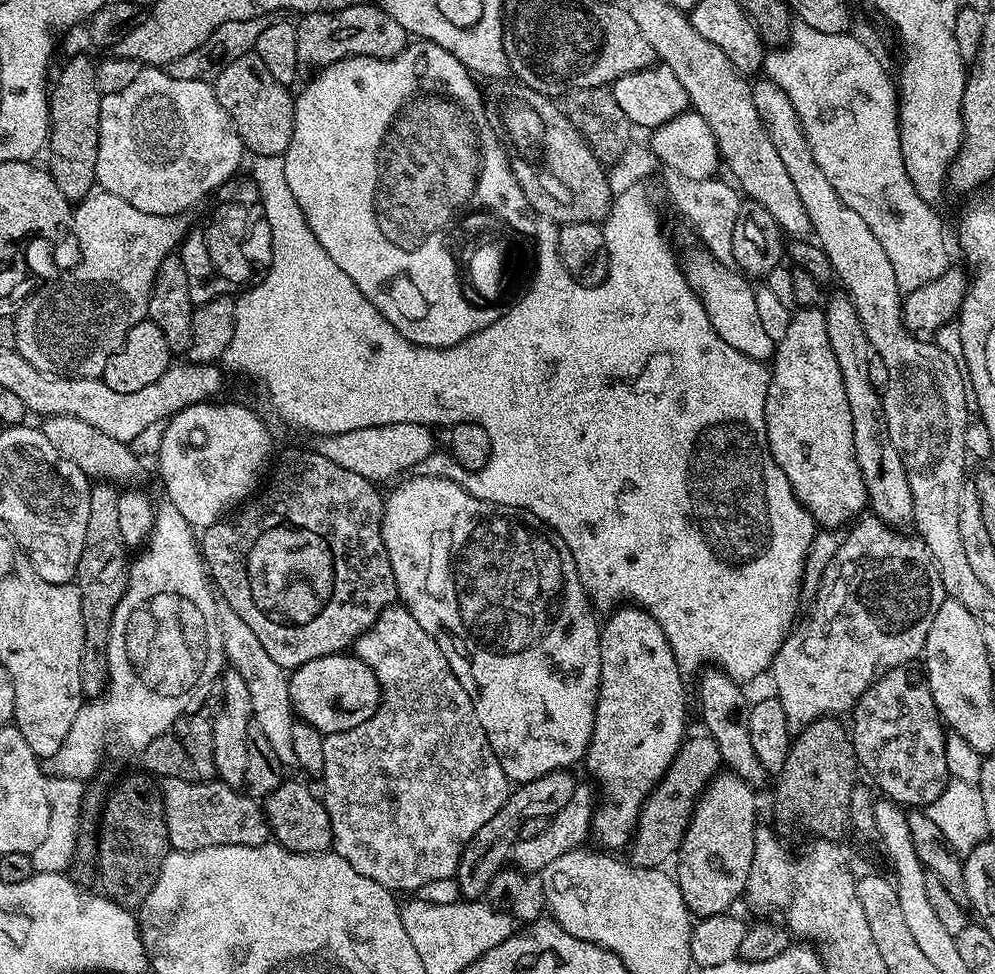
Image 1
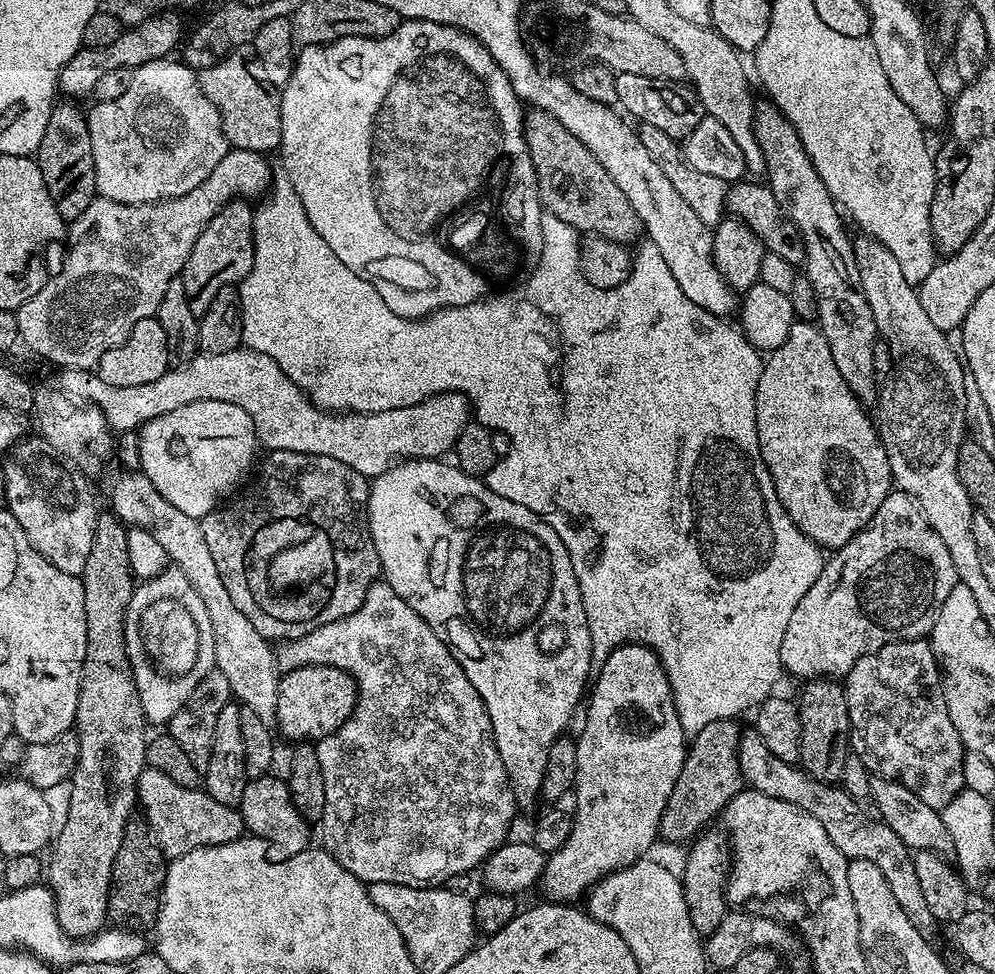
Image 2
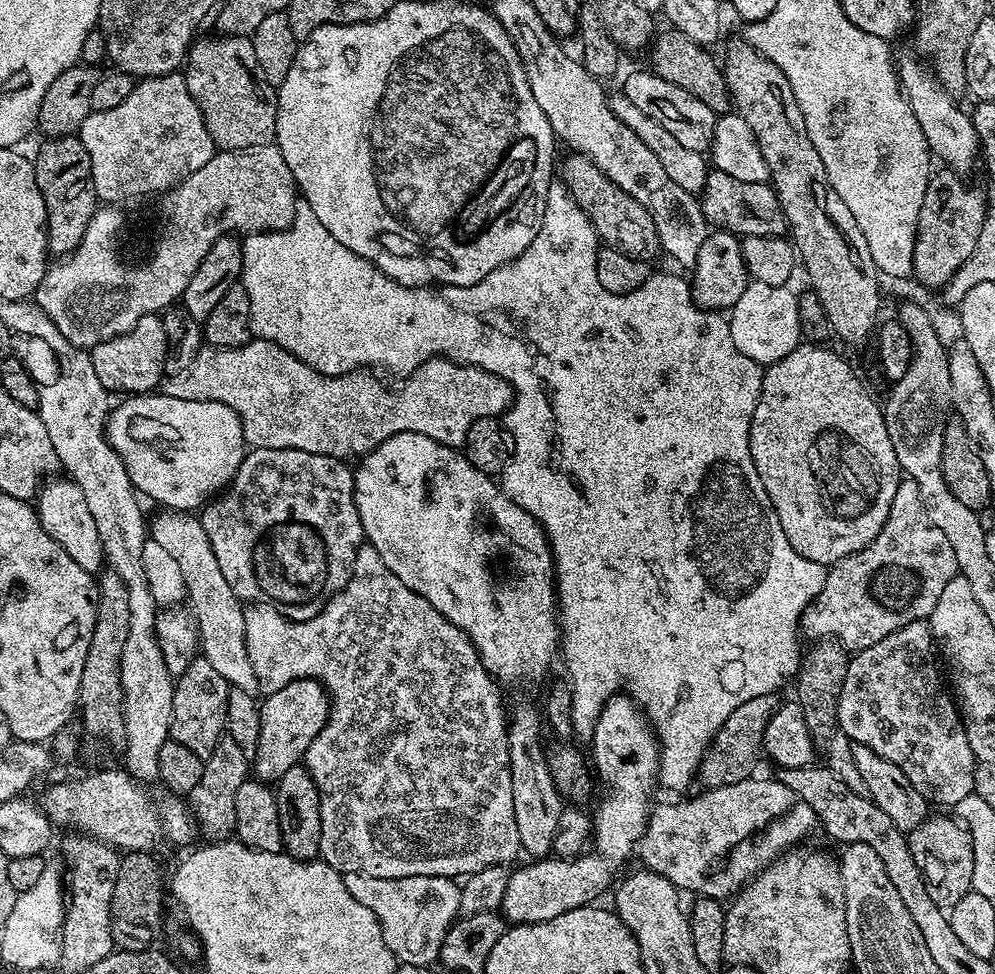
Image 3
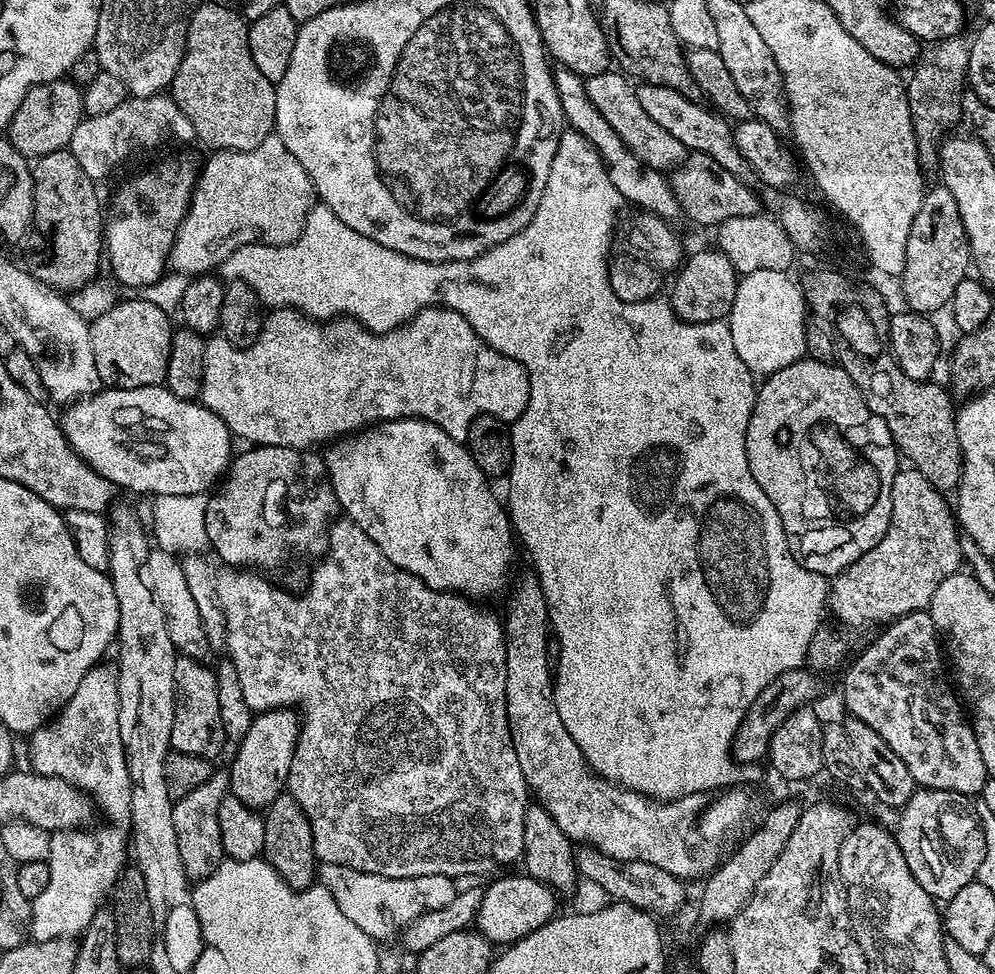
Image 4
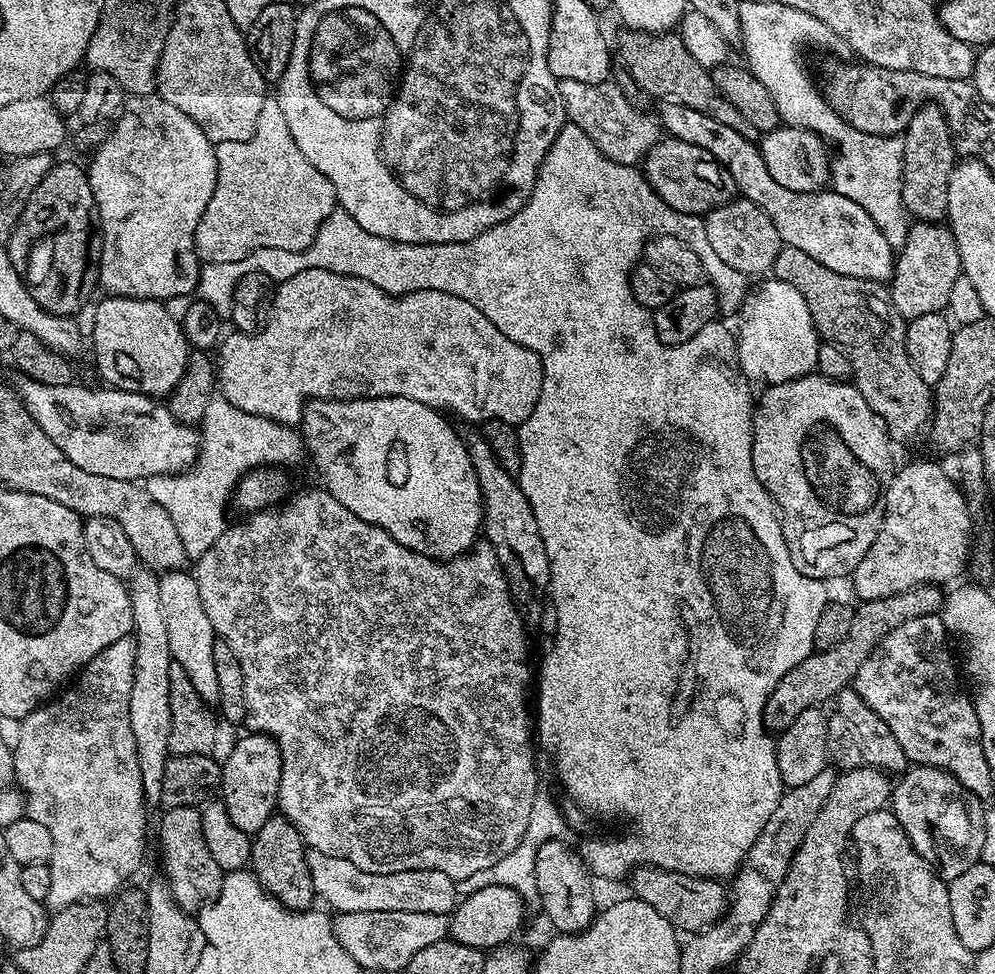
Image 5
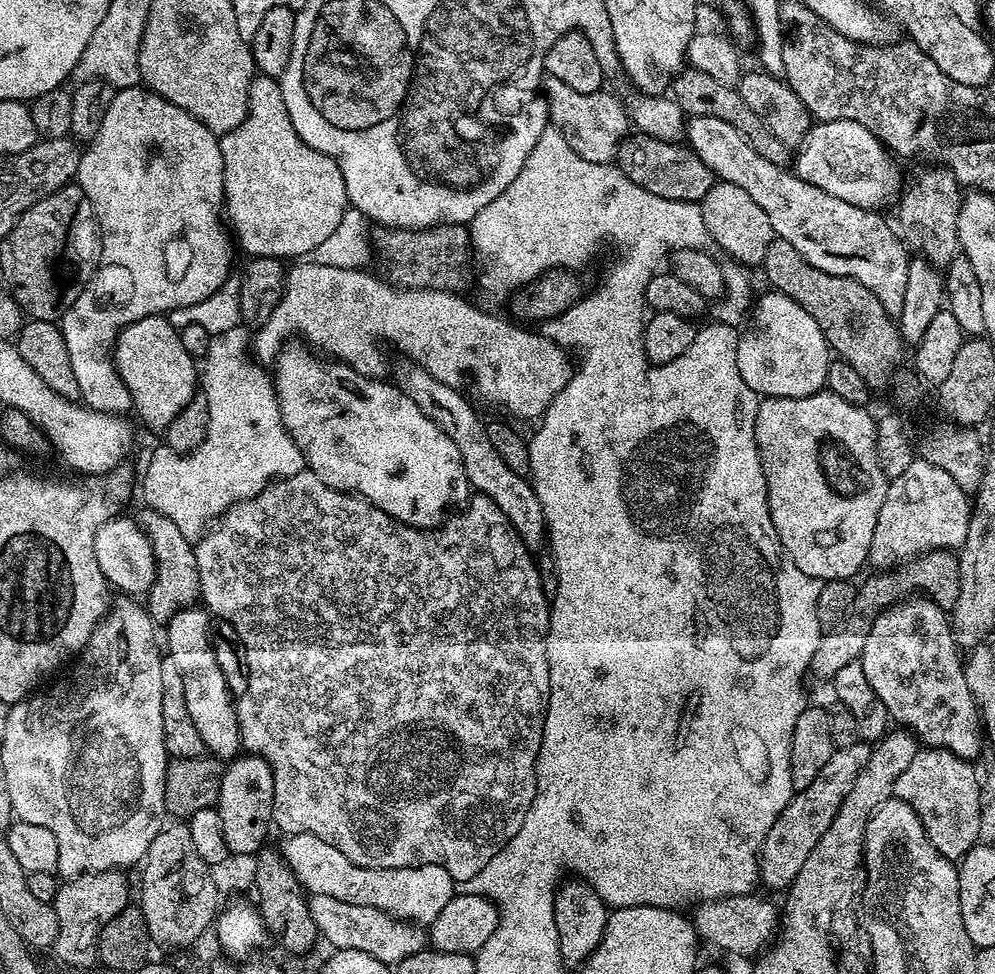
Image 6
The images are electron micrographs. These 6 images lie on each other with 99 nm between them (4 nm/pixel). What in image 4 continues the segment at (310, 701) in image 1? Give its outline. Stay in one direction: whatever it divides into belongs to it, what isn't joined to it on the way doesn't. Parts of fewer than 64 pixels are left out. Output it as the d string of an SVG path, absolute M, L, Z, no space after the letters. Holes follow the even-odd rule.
M275 708L253 715L250 731L235 745L236 757L230 767L230 792L246 806L267 810L270 802L285 791L294 750L300 737L301 717L291 708Z

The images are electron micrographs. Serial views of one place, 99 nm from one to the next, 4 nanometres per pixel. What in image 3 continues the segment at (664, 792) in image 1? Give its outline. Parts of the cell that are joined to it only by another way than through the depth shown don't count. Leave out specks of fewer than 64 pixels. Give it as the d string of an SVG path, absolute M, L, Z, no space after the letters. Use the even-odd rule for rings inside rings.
M777 693L762 694L758 698L750 698L750 702L742 702L726 722L714 734L712 744L708 751L704 753L703 760L700 761L698 769L698 780L704 783L705 789L717 788L718 786L730 786L734 782L753 779L756 768L756 759L761 759L764 746L764 731L766 722L774 714L774 710L782 703L781 697Z

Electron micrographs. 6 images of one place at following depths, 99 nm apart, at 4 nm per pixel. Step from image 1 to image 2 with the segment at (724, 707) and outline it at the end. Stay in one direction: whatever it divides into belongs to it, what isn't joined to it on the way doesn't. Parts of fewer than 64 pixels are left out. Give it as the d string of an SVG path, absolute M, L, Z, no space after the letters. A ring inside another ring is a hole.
M748 726L741 731L738 742L738 766L740 773L747 787L758 790L762 794L770 794L770 798L782 798L782 802L796 804L802 810L814 814L818 822L822 822L822 827L826 829L826 834L830 834L830 842L842 850L846 859L857 860L866 858L882 870L882 878L886 878L886 886L890 886L890 894L894 894L898 906L902 906L902 914L910 918L910 922L920 932L931 933L932 927L937 927L937 920L934 914L930 914L930 906L926 906L926 897L922 895L922 886L918 883L918 870L914 870L916 861L912 849L908 848L886 826L884 821L875 815L863 812L861 801L850 798L843 787L832 782L815 780L809 772L796 764L782 762L782 758L776 757L766 742L762 742L762 734L758 734L755 726Z

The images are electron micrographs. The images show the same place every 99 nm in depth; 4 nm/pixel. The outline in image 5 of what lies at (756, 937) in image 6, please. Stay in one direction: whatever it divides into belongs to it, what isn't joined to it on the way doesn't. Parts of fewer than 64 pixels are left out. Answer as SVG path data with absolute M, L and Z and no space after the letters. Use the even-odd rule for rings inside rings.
M641 866L631 873L631 895L654 906L662 918L672 923L672 927L684 934L695 934L710 924L716 923L724 915L730 899L719 879L707 876L687 876L681 872L662 870L655 866Z

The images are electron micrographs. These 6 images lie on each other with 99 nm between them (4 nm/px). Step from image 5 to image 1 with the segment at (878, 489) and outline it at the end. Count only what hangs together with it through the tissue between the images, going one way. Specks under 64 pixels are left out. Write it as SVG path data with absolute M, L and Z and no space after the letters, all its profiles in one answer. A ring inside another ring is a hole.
M797 307L789 315L786 334L770 361L764 417L770 454L817 525L847 525L869 507L866 482L854 452L850 402L846 402L842 370L826 332L823 307Z

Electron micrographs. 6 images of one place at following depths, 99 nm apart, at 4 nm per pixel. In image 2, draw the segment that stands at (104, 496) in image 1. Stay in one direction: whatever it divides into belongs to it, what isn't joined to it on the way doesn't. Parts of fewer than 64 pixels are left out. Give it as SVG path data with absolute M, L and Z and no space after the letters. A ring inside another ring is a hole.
M111 510L101 511L96 518L94 542L90 546L90 558L86 558L86 570L82 577L86 594L86 658L82 662L74 725L78 758L70 777L70 810L66 814L66 822L62 822L55 833L50 845L52 861L47 861L46 864L46 884L56 897L56 917L64 933L73 938L95 936L105 927L114 858L118 858L118 846L122 844L124 827L138 804L136 783L148 763L146 750L149 737L144 736L146 721L132 677L124 637L126 610L130 606L134 587L130 558L126 554L127 537L128 528L124 521Z

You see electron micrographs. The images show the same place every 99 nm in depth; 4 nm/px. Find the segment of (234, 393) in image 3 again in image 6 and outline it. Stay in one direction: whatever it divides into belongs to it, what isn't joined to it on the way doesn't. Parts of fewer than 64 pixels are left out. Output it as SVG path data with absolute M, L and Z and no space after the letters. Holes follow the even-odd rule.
M312 258L293 263L291 267L284 277L284 293L278 306L274 306L270 318L259 325L257 332L260 333L257 336L255 333L254 356L257 361L275 361L282 351L280 340L297 332L305 340L301 341L317 353L341 364L349 364L355 372L363 376L380 378L385 375L384 352L380 349L380 340L385 340L386 343L393 344L402 355L409 356L415 367L425 368L438 382L451 388L460 388L464 376L469 376L477 401L480 399L484 404L493 404L520 420L532 420L531 422L539 421L550 402L563 390L573 374L574 364L568 361L569 353L551 338L539 331L528 333L526 329L519 328L524 327L519 323L511 324L500 316L491 316L490 313L475 308L470 301L456 296L460 294L455 291L395 286L379 275L371 276L368 270L326 266L317 264Z

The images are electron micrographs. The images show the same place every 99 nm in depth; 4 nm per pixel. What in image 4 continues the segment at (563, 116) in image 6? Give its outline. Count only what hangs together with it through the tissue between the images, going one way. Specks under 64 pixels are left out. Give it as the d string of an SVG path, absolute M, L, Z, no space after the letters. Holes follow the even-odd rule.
M609 70L594 74L585 79L584 85L586 94L590 102L594 102L598 114L602 114L606 122L610 122L614 134L622 138L624 145L639 158L640 163L661 170L675 170L684 161L686 150L682 142L678 142L674 134L662 130L662 126L658 126L658 122L654 122L654 118L650 118L650 114L642 110L642 102L638 102L636 93L637 85L623 71Z

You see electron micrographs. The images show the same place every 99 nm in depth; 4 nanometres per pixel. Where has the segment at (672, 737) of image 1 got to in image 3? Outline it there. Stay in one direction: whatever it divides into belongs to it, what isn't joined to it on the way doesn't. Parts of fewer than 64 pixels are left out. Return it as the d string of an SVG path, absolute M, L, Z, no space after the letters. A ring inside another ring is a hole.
M611 696L600 709L590 747L591 767L599 783L600 780L604 783L600 801L592 816L596 852L585 851L573 860L536 858L528 862L532 864L525 868L513 871L509 875L506 894L499 907L509 925L550 922L550 918L558 918L558 914L566 914L566 910L589 907L593 902L599 901L596 899L608 887L613 887L614 881L621 875L620 867L631 856L633 859L637 851L648 825L648 816L654 807L652 791L658 788L660 774L660 742L652 731L652 724L643 708L631 696Z

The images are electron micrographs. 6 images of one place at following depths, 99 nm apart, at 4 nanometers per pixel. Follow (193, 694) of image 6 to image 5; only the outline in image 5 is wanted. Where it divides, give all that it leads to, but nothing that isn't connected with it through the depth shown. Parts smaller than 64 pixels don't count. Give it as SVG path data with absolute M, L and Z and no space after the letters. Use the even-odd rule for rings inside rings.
M191 571L166 572L159 577L158 599L162 602L162 614L166 621L166 638L170 641L173 661L186 670L194 690L207 704L215 705L218 698L218 673L214 667L214 642L218 639L210 618L206 618L206 606L202 606L202 594L198 594L198 582Z

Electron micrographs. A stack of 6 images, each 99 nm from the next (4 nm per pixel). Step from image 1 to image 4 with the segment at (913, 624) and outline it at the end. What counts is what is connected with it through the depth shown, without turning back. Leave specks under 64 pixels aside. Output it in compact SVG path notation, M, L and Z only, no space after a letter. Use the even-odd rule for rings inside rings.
M908 466L905 467L906 470L904 472L903 470L897 471L896 477L894 478L894 486L892 487L892 513L890 514L890 526L886 530L886 534L882 534L882 538L879 540L878 543L874 547L872 547L870 550L866 550L866 554L862 554L862 558L858 558L858 562L854 562L852 565L850 565L846 570L842 570L838 573L838 575L831 577L830 580L830 612L832 615L832 612L837 621L839 623L843 624L845 628L849 630L855 630L855 628L864 628L867 626L867 624L880 624L879 626L887 625L889 622L893 620L899 620L902 616L908 616L911 612L919 612L921 610L927 609L928 603L930 602L930 598L934 594L934 590L938 590L938 585L944 581L945 578L950 578L950 574L954 574L955 572L961 571L962 568L962 553L960 551L960 541L962 539L961 533L958 531L958 523L957 518L954 515L953 509L950 507L948 509L948 504L946 501L945 493L939 492L929 480L927 480L926 477L921 474L921 472L917 472L915 468Z

